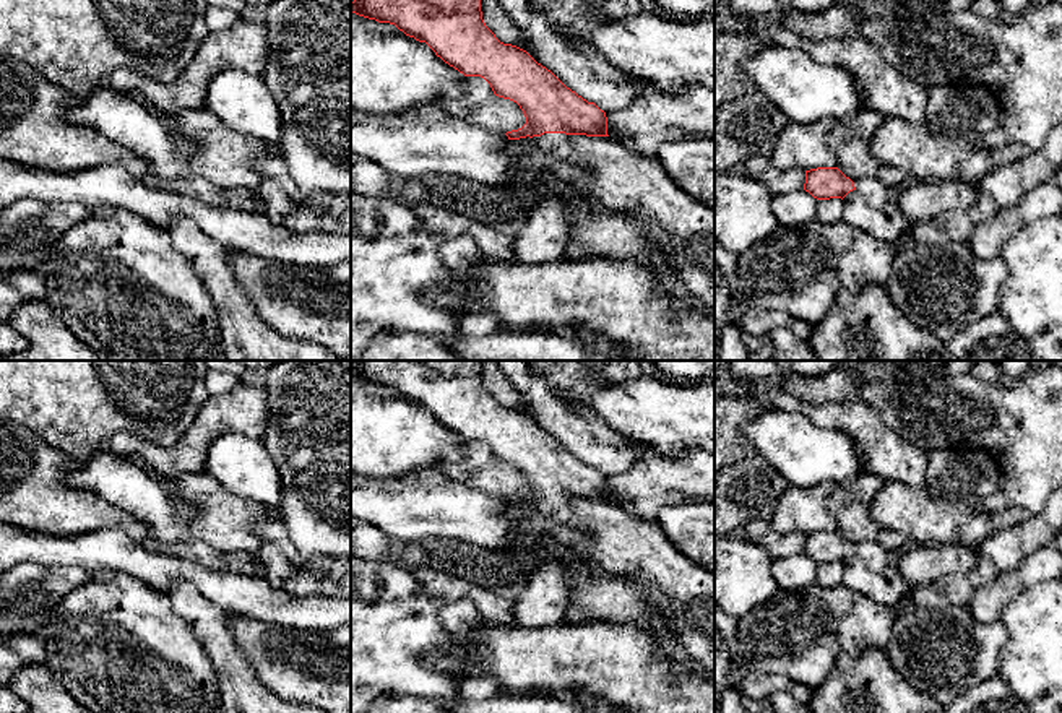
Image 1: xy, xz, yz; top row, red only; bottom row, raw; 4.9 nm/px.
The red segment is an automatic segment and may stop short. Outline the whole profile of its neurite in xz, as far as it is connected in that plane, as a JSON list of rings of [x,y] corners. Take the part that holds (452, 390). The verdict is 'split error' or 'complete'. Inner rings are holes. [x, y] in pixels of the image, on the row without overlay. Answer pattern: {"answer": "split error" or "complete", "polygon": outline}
{"answer": "split error", "polygon": [[[354,361],[351,375],[378,387],[395,388],[406,400],[425,406],[437,421],[464,440],[481,440],[495,460],[516,466],[526,487],[507,495],[508,503],[529,500],[541,516],[578,528],[580,521],[573,516],[570,499],[609,500],[604,474],[567,452],[526,414],[495,401],[482,383],[481,361]]]}

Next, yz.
{"answer": "split error", "polygon": [[[817,531],[805,534],[804,554],[817,564],[844,562],[849,555],[857,554],[867,568],[882,572],[896,565],[898,559],[877,542],[851,544],[838,531]]]}

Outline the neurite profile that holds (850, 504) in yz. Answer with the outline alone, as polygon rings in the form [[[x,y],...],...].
[[[861,473],[836,484],[827,499],[827,510],[836,520],[836,531],[853,546],[859,542],[877,542],[887,551],[901,552],[908,539],[888,528],[882,528],[870,516],[870,505],[883,484],[883,477],[872,473]]]

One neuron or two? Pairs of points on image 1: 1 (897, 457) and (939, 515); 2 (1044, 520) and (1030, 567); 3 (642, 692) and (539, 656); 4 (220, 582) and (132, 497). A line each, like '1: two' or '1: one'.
1: two
2: two
3: one
4: two

